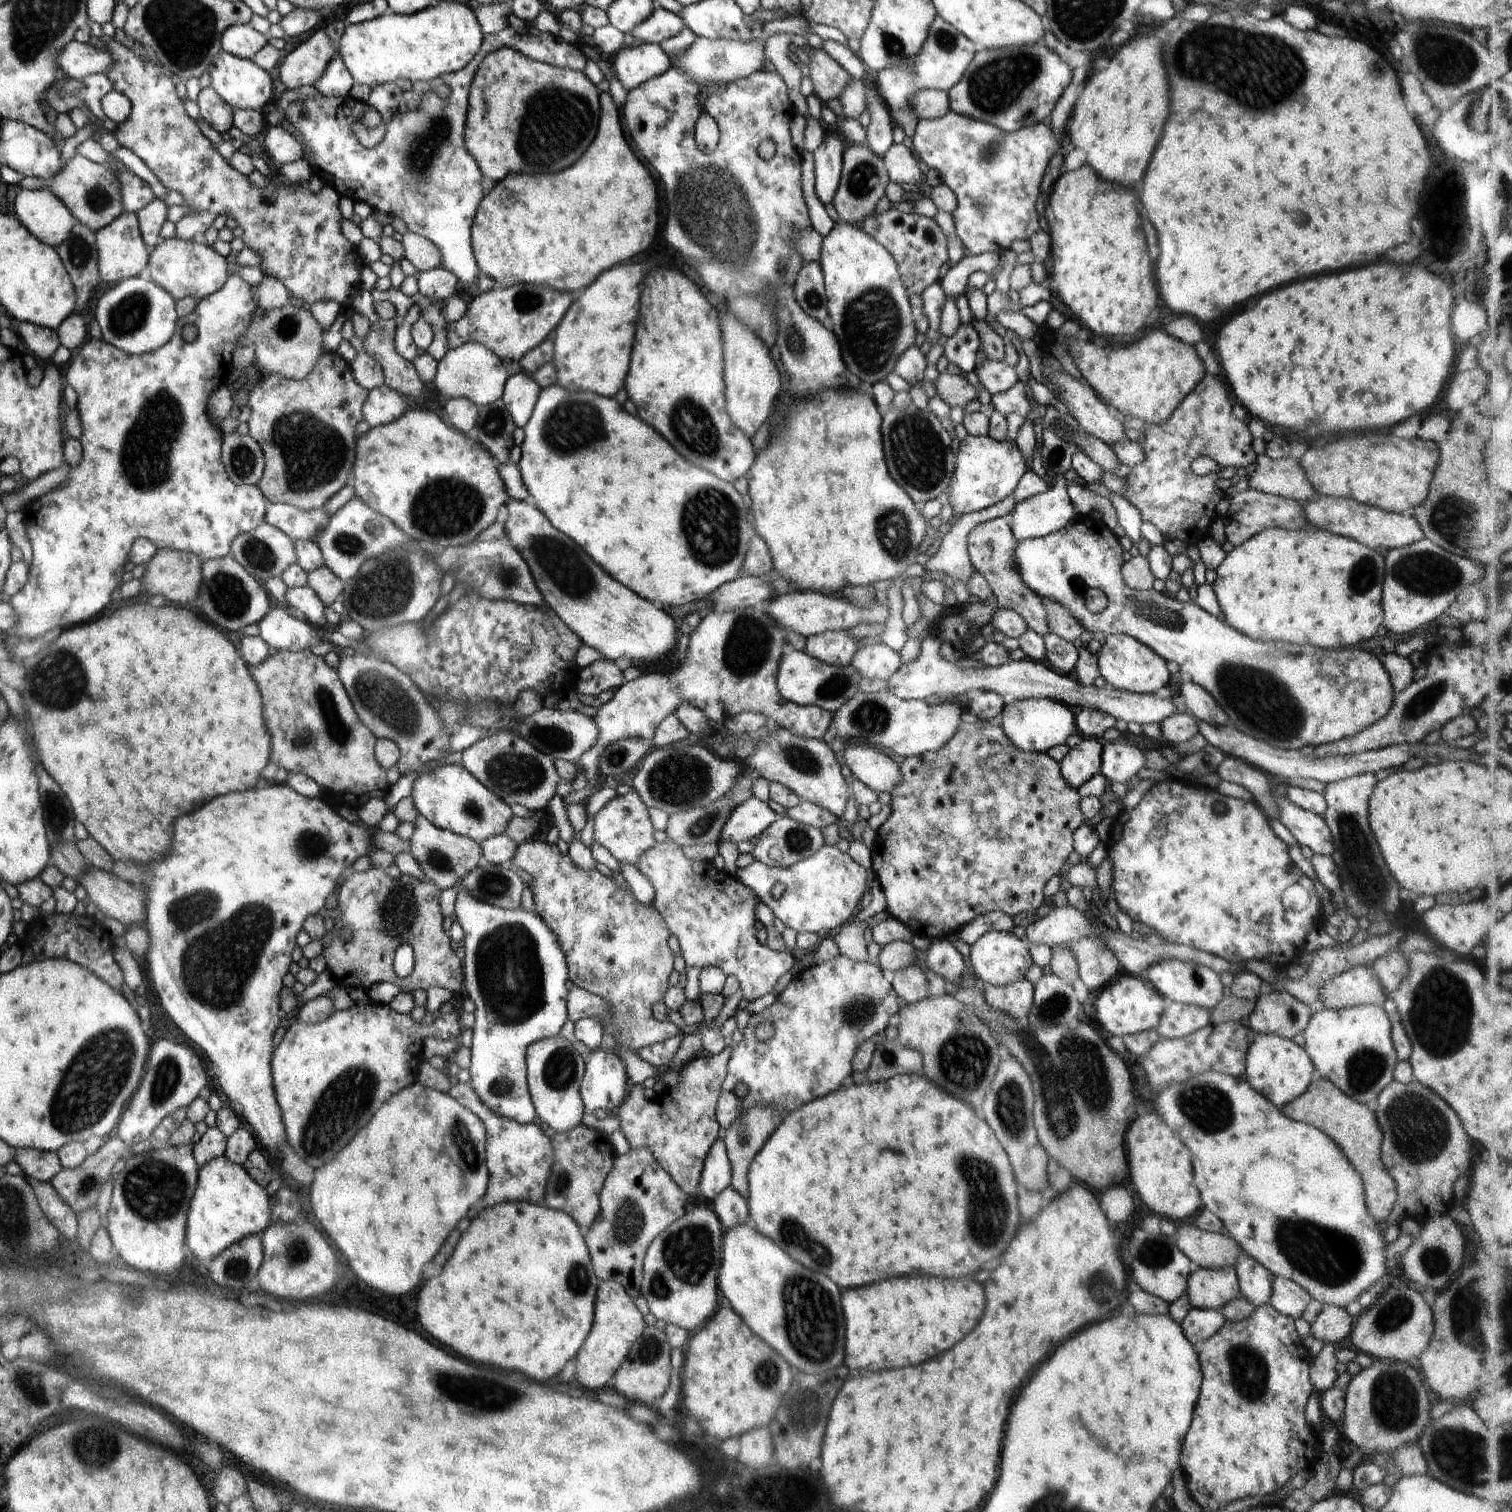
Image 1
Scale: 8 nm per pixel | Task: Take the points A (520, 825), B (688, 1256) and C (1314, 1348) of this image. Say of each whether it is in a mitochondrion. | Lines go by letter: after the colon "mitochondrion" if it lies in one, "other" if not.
A: other
B: mitochondrion
C: other

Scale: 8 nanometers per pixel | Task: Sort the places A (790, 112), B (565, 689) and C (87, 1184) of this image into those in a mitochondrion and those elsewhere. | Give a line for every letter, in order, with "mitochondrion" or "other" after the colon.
A: other
B: other
C: mitochondrion

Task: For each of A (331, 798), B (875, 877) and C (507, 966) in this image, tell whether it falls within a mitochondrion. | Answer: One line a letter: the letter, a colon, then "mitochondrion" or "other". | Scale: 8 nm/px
A: other
B: other
C: mitochondrion

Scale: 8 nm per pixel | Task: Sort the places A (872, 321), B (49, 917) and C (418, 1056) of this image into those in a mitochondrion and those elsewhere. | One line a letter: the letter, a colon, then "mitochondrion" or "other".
A: mitochondrion
B: other
C: other

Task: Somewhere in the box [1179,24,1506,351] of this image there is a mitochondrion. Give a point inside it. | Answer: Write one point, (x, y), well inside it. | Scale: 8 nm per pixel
(1462, 66)

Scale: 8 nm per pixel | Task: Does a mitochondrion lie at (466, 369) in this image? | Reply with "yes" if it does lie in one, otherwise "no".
no

